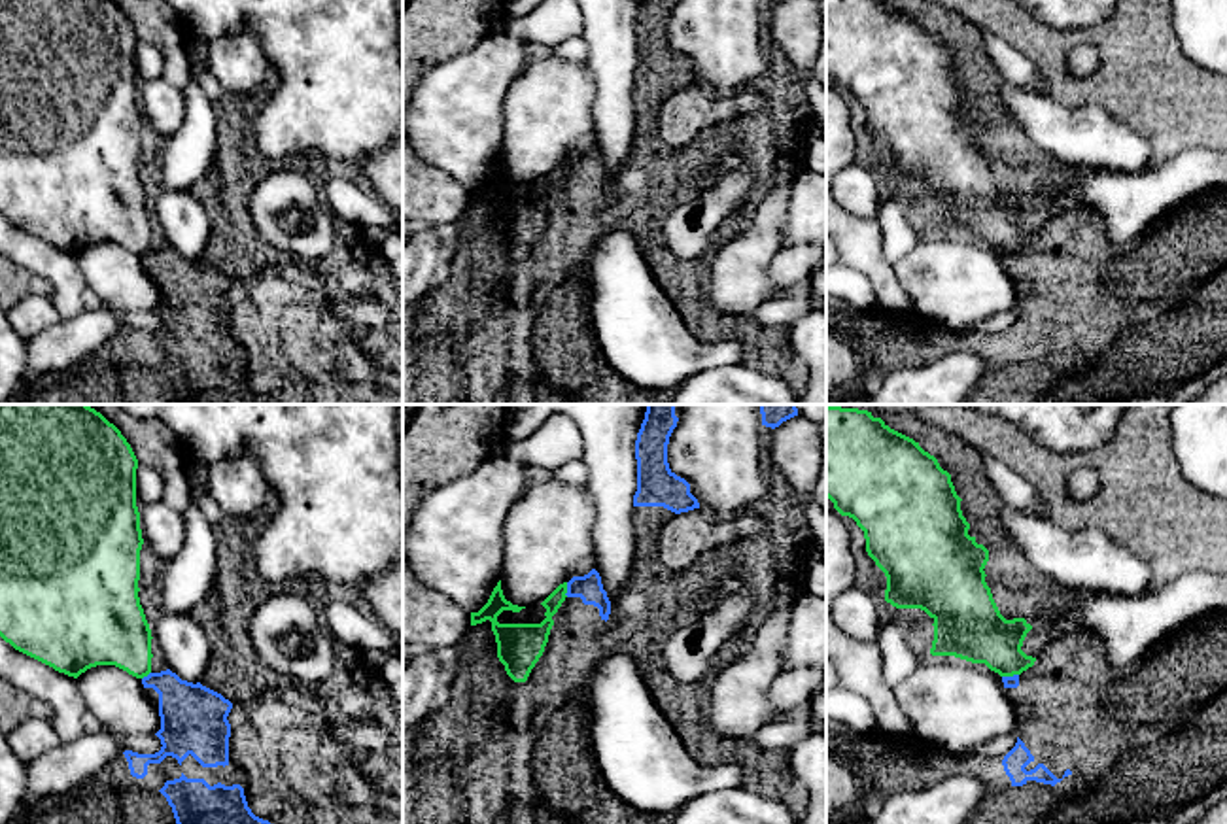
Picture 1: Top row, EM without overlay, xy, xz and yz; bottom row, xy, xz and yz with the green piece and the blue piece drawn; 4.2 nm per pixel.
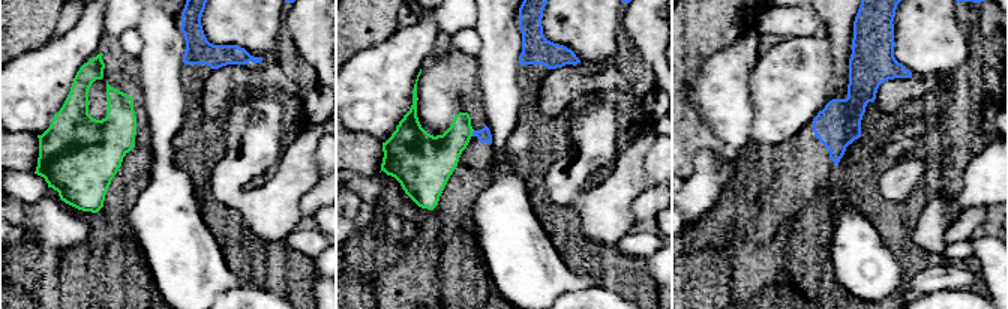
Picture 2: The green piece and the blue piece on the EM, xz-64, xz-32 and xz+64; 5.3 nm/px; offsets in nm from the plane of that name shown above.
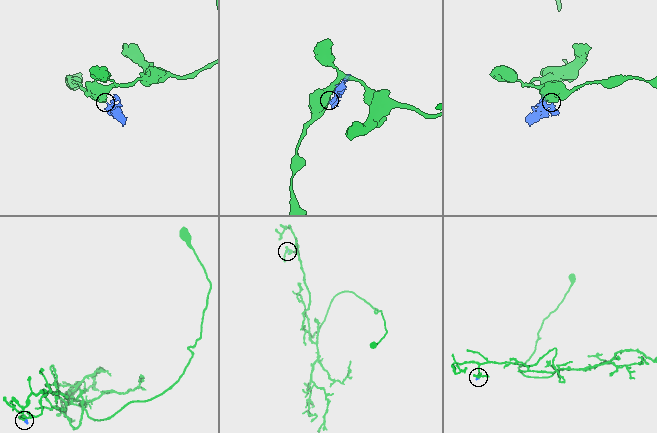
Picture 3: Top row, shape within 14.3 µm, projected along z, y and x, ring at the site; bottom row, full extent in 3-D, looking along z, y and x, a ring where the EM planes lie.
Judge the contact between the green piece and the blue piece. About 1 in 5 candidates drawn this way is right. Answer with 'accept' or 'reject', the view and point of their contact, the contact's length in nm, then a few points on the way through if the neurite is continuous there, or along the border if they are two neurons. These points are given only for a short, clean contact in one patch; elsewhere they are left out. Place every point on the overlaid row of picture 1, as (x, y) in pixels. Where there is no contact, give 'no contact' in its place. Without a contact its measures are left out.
reject | xz (566, 590) | 60 nm | along xz (568, 583), (566, 596)

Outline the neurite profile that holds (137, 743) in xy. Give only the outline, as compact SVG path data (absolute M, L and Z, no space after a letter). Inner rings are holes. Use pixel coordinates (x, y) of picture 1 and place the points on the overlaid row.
M123 735L121 747L138 754L155 754L163 745L157 735Z

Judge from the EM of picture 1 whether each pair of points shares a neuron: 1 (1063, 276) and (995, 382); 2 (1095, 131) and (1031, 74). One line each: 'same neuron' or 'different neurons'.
1: same neuron
2: different neurons

